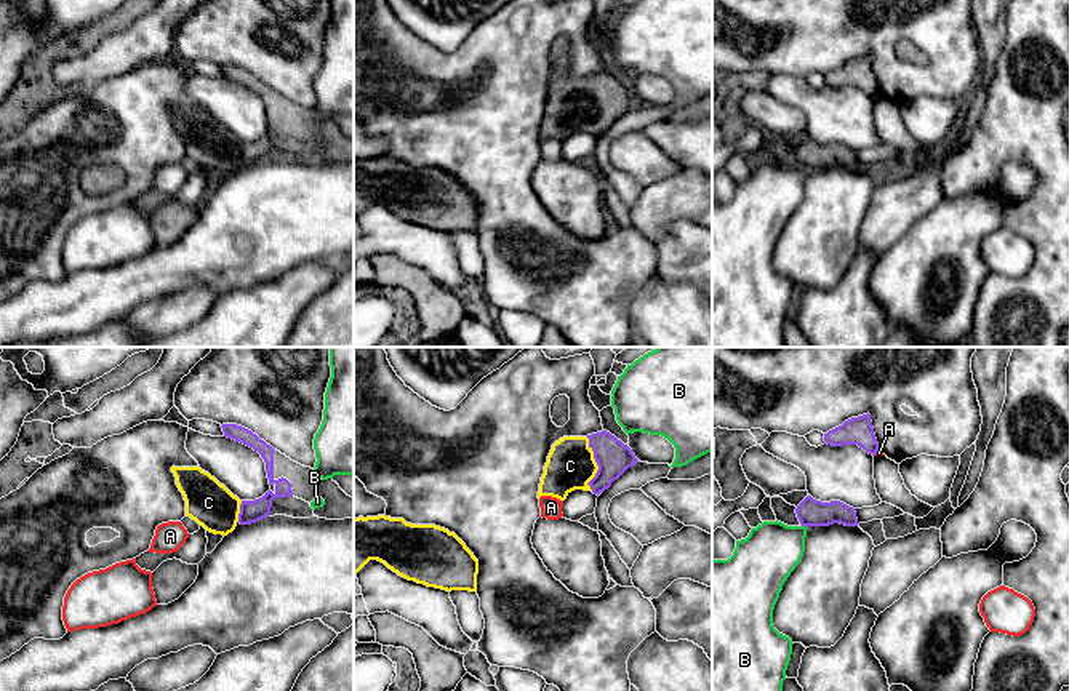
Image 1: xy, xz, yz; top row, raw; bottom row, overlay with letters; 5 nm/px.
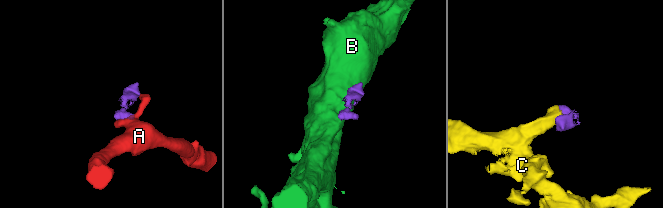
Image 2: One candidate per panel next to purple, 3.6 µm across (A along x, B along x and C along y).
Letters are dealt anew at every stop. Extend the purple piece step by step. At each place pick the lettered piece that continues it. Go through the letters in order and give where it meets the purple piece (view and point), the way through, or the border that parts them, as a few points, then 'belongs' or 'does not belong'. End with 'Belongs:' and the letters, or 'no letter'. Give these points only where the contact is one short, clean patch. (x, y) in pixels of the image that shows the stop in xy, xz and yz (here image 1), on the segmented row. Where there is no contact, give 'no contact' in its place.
A: contact yz (876, 451); border yz (877, 450), (874, 455); does not belong
B: contact yz (805, 527); border yz (802, 525), (807, 528); does not belong
C: contact xz (597, 464); way xz (613, 458), (604, 458), (597, 464), (570, 466); belongs
Belongs: C

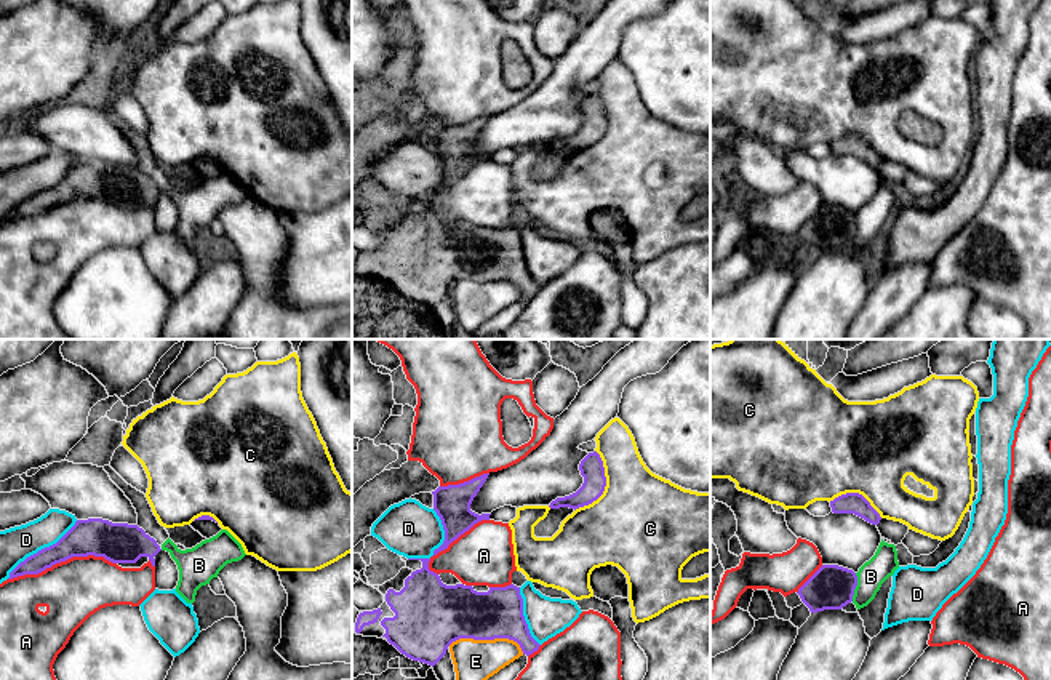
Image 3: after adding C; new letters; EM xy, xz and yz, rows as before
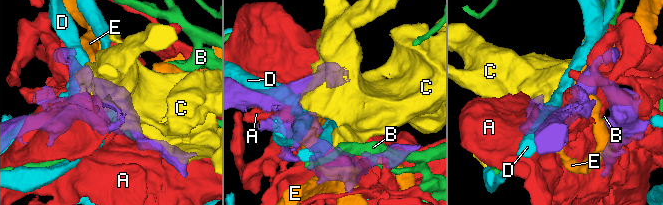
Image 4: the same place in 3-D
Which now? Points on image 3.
A: contact xy (61, 560); does not belong
B: contact yz (855, 588); does not belong
C: contact xz (605, 485); does not belong
D: contact xy (42, 549); does not belong
E: contact xz (488, 639); does not belong
Belongs: no letter

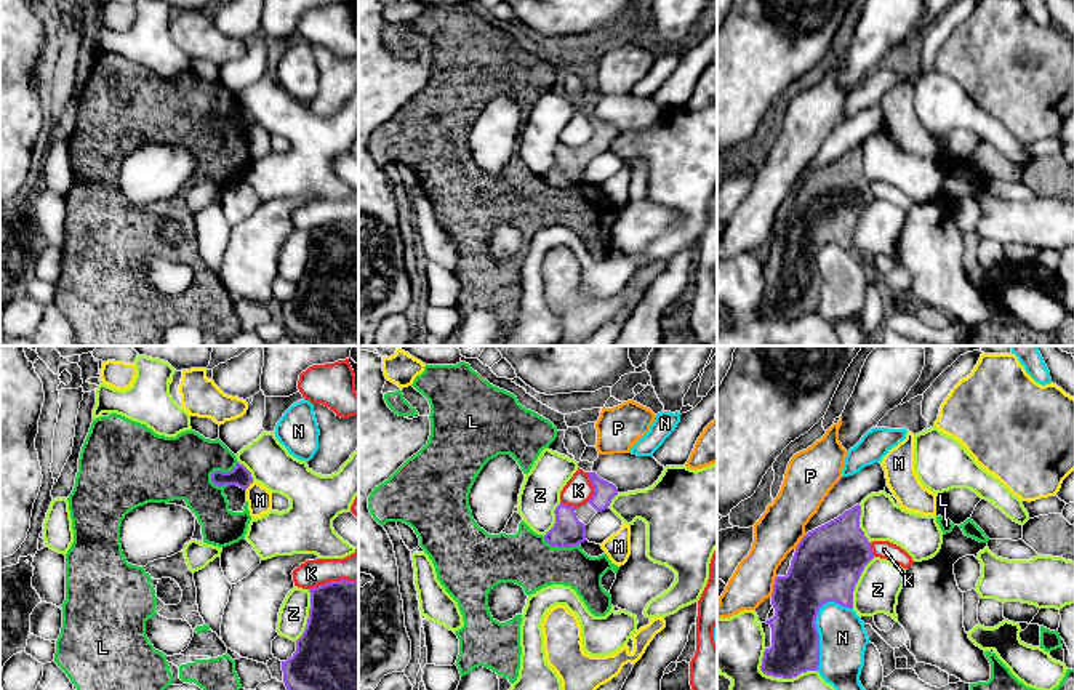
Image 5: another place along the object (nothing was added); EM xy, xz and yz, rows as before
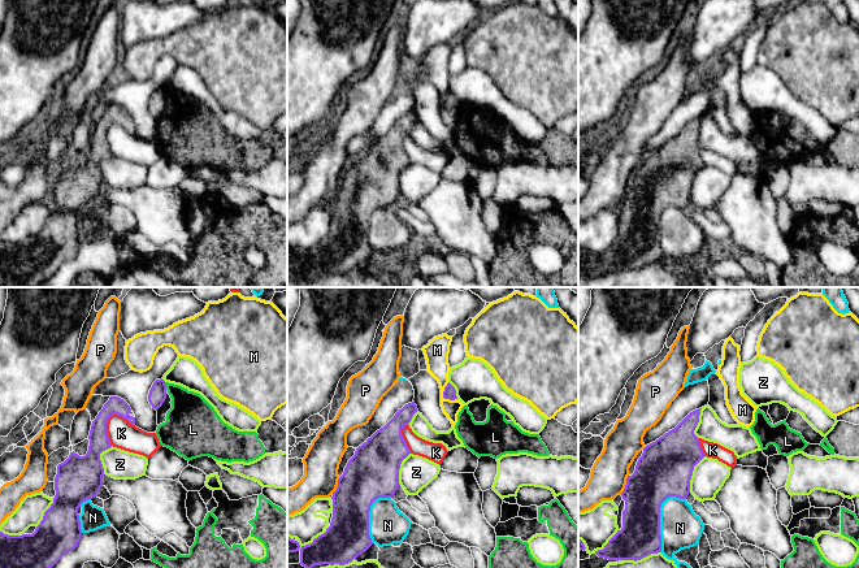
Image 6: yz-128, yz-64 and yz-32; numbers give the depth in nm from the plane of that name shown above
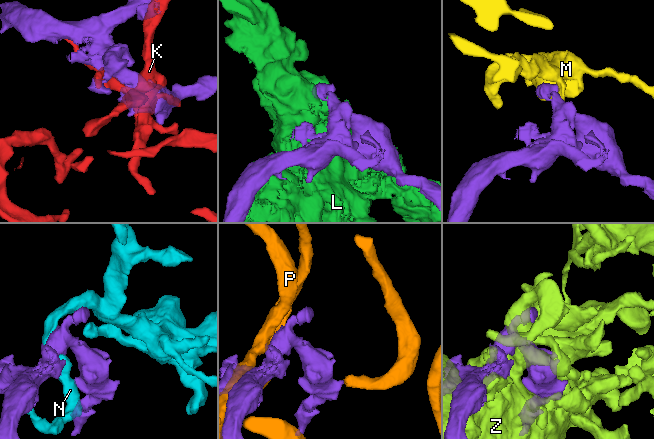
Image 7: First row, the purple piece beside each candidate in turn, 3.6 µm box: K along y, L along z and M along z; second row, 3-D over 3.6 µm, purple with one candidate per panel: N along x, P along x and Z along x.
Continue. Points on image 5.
K: contact xy (333, 581); does not belong
L: contact xy (221, 471); does not belong
M: contact xy (248, 485); way xy (240, 476), (248, 485), (260, 500); belongs
N: contact yz (813, 623); does not belong
P: contact yz (773, 586); does not belong
Z: contact xy (309, 615); does not belong
Belongs: M

